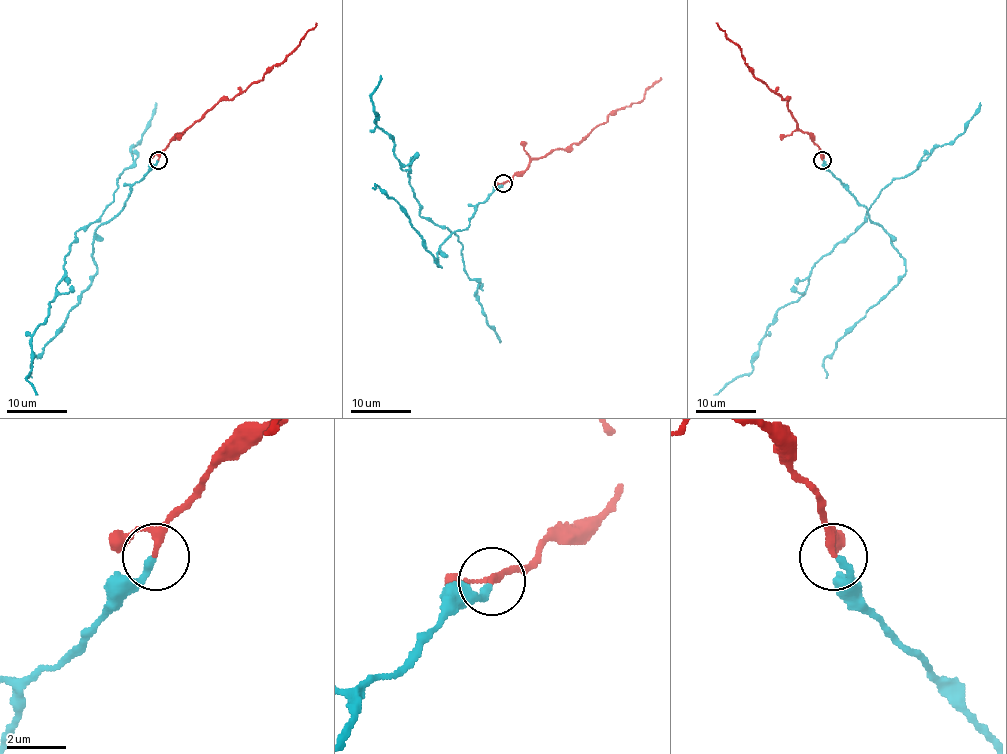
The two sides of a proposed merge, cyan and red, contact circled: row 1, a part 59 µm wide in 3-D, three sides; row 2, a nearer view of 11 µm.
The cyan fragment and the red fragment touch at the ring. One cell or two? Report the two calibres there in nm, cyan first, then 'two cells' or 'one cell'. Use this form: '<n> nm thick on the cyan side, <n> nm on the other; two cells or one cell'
240 nm thick on the cyan side, 190 nm on the other; one cell

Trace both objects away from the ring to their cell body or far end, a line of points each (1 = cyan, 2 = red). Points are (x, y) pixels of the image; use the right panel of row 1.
1: (822, 159), (872, 221), (815, 265), (806, 290), (777, 311), (768, 326), (750, 373), (714, 394)
2: (822, 159), (819, 147), (798, 128), (788, 109), (788, 100), (783, 100), (754, 76), (741, 49), (715, 22)

